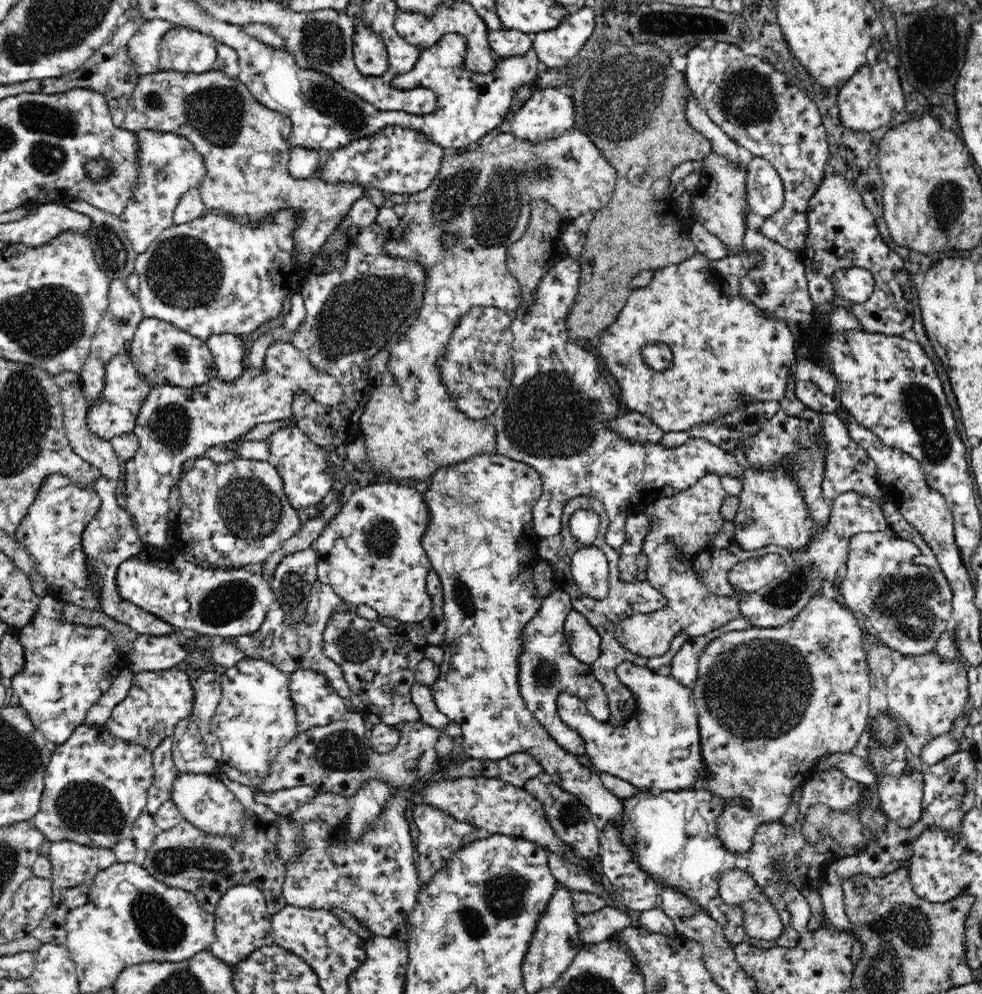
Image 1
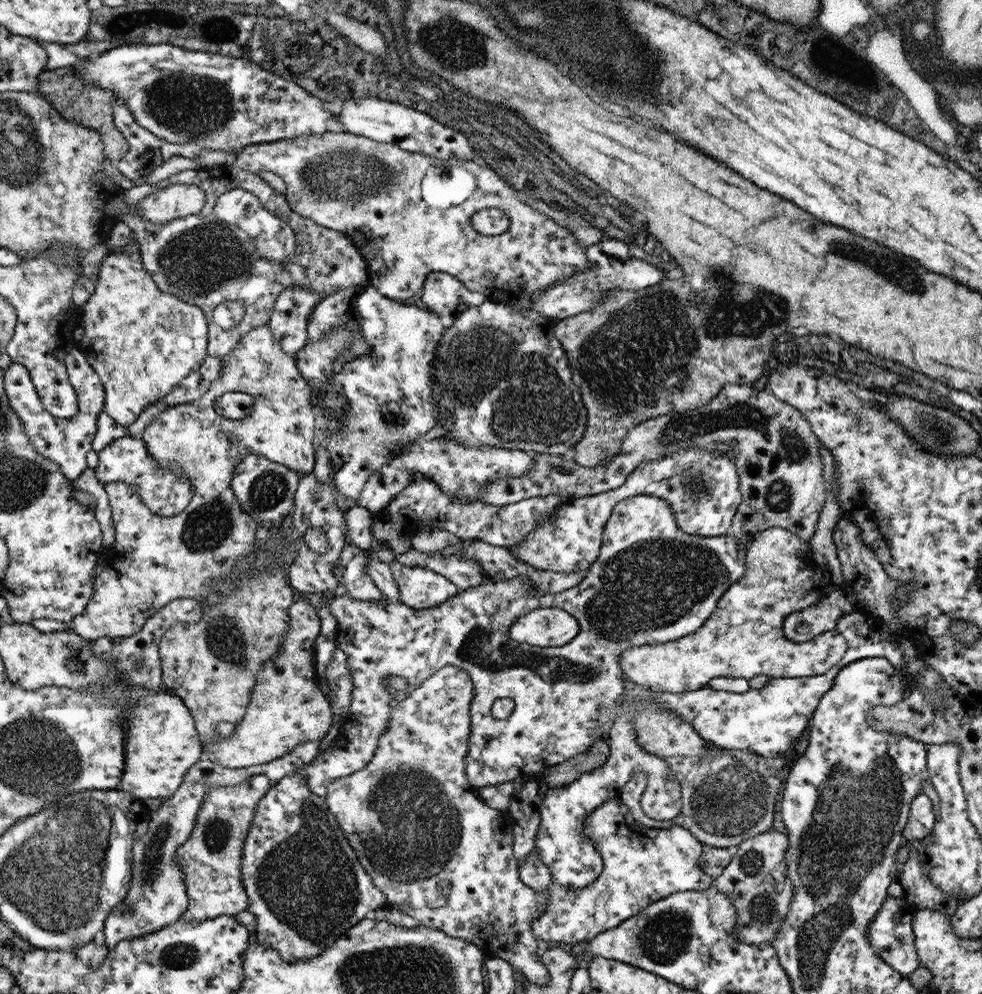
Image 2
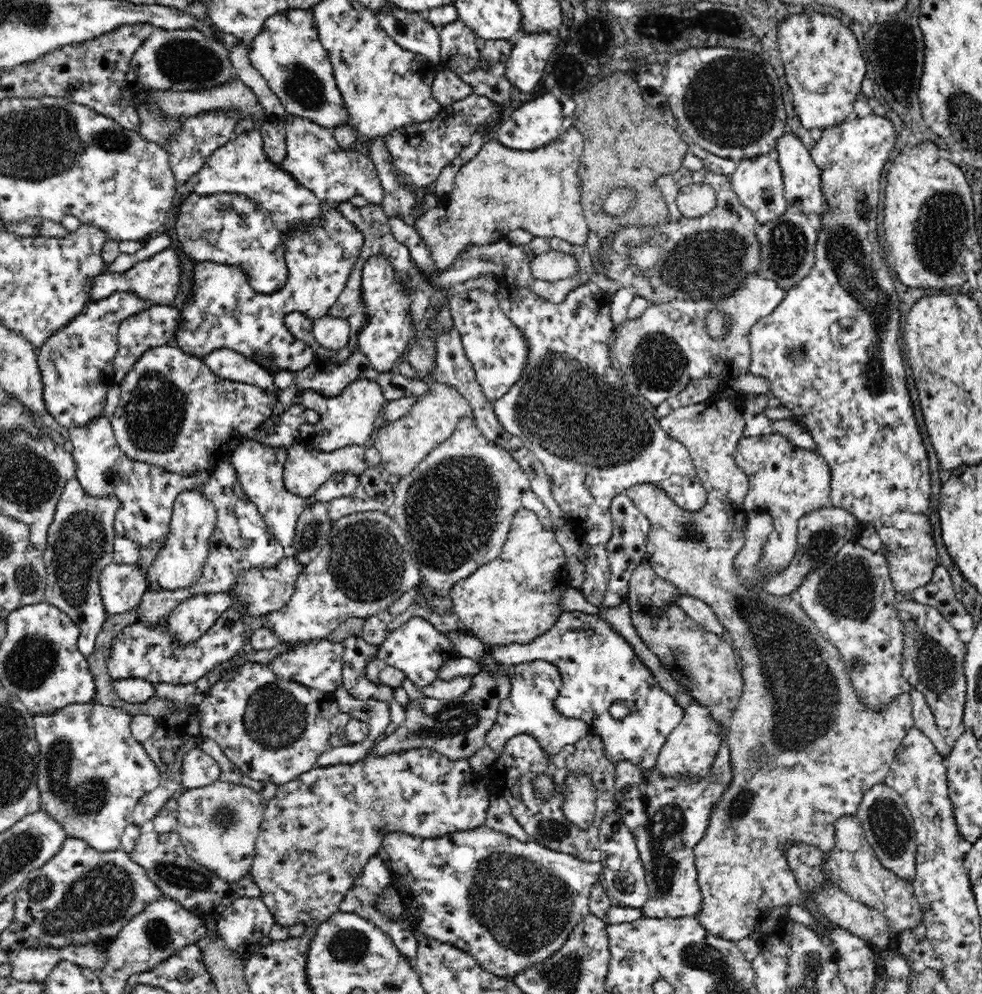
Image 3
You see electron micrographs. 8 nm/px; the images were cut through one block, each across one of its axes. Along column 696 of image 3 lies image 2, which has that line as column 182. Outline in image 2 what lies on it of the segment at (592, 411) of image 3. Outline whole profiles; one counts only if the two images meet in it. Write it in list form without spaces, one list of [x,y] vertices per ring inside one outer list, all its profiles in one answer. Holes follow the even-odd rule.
[[[125,435],[109,441],[107,446],[97,453],[97,458],[94,475],[102,485],[119,481],[119,484],[131,486],[147,508],[159,516],[168,517],[179,514],[195,494],[188,476],[182,474],[180,470],[168,470],[158,462],[154,462],[139,436]]]

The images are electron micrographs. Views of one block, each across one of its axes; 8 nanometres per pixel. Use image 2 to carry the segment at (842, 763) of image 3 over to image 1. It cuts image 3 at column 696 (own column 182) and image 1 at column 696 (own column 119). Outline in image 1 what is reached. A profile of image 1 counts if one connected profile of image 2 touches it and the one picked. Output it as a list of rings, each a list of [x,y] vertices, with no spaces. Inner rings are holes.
[[[709,472],[699,479],[695,486],[688,488],[685,492],[672,497],[662,497],[652,499],[648,504],[641,507],[641,512],[649,520],[648,530],[645,532],[641,550],[648,557],[648,567],[645,571],[649,585],[661,592],[667,598],[667,606],[644,616],[636,614],[630,620],[622,620],[616,624],[616,637],[623,647],[640,657],[660,657],[670,646],[679,639],[681,634],[688,634],[691,638],[704,637],[706,634],[718,634],[722,632],[722,626],[728,622],[742,618],[740,611],[740,601],[744,596],[758,592],[764,586],[769,585],[777,577],[785,572],[786,562],[782,555],[768,553],[756,558],[747,556],[742,562],[732,566],[727,574],[729,588],[733,591],[731,595],[715,595],[710,593],[705,585],[705,573],[712,564],[711,556],[714,549],[712,538],[722,530],[724,517],[720,513],[720,508],[727,498],[721,476],[716,472]]]

